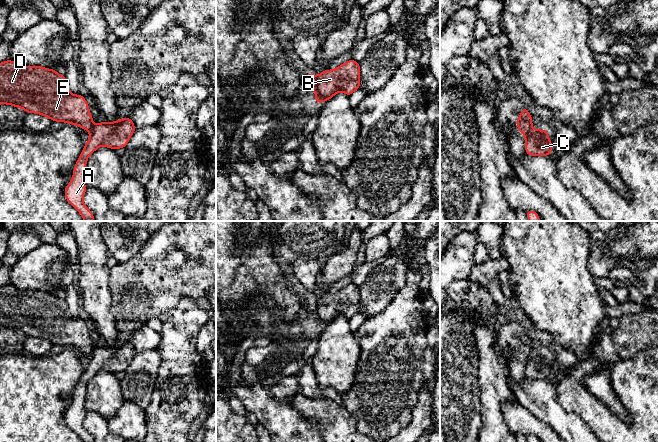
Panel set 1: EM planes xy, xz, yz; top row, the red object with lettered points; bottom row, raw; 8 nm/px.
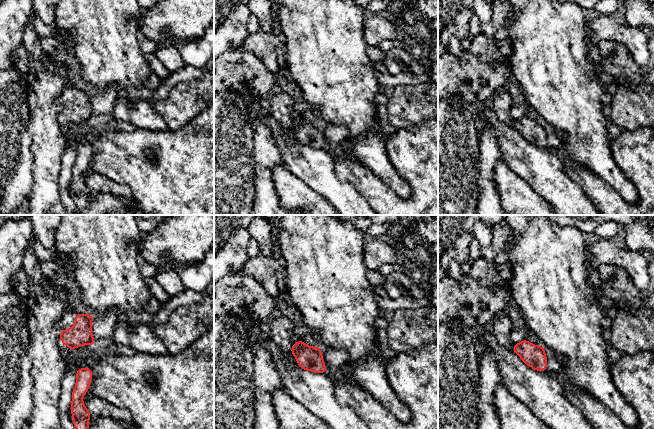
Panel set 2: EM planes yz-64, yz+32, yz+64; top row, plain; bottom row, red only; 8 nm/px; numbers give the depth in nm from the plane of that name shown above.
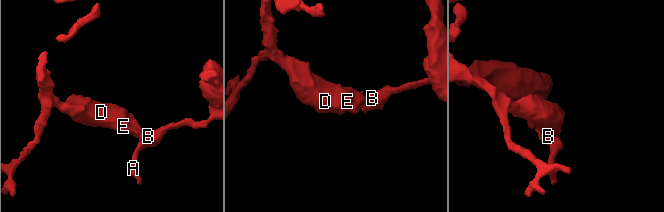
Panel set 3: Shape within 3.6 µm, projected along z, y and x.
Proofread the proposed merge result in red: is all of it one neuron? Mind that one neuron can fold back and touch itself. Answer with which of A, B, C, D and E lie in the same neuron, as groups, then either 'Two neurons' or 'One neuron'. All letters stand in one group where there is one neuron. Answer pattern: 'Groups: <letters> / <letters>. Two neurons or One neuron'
Groups: A B C / D E. Two neurons

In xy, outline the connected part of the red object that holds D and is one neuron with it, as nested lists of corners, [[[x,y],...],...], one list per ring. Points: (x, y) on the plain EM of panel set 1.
[[[12,284],[0,287],[0,328],[8,328],[24,333],[27,337],[37,337],[52,345],[67,346],[84,354],[92,352],[93,341],[85,322],[72,319],[65,300],[53,293],[41,290],[22,290]]]

